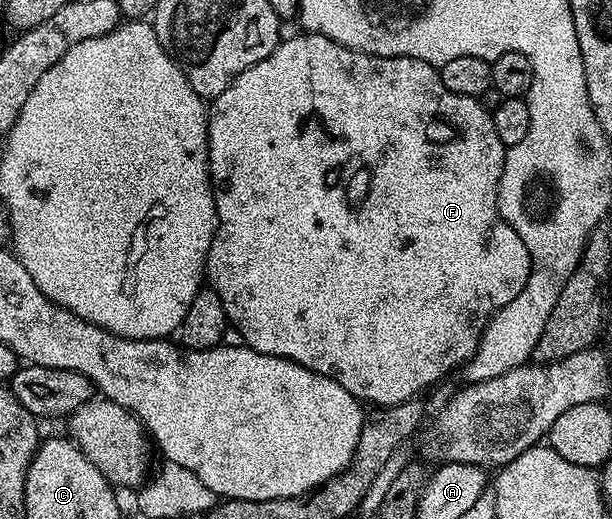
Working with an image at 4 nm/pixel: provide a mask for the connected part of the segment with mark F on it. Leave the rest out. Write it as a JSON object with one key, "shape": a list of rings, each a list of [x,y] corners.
{"shape":[[[297,32],[294,38],[288,38],[278,42],[275,49],[266,58],[259,60],[259,64],[255,64],[239,76],[235,76],[232,84],[221,95],[212,99],[211,105],[208,107],[209,181],[213,184],[213,199],[217,205],[217,227],[213,233],[211,248],[207,252],[205,278],[208,285],[219,296],[219,300],[223,300],[223,312],[228,325],[239,328],[239,332],[243,332],[245,345],[250,346],[255,352],[286,358],[311,372],[327,376],[331,380],[335,380],[335,384],[347,388],[347,392],[351,392],[351,396],[355,396],[362,403],[374,402],[377,408],[399,406],[403,402],[416,399],[420,390],[435,385],[444,374],[451,373],[456,366],[457,369],[464,367],[465,363],[476,352],[477,339],[485,330],[485,326],[492,318],[493,313],[502,310],[507,304],[511,304],[511,300],[515,300],[515,296],[519,296],[519,292],[523,292],[523,288],[531,276],[533,258],[527,252],[527,244],[523,244],[519,232],[515,232],[515,228],[511,228],[511,224],[503,221],[497,211],[499,176],[503,176],[503,160],[507,148],[499,140],[498,134],[495,133],[492,113],[483,109],[478,99],[459,96],[445,87],[438,67],[414,58],[384,58],[374,54],[364,54],[358,50],[347,48],[322,34]]]}

